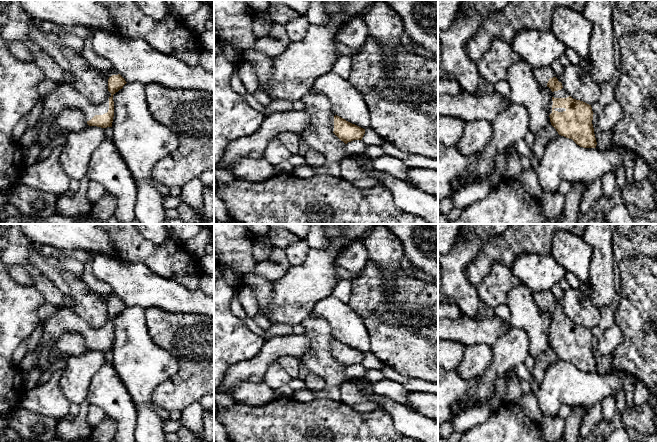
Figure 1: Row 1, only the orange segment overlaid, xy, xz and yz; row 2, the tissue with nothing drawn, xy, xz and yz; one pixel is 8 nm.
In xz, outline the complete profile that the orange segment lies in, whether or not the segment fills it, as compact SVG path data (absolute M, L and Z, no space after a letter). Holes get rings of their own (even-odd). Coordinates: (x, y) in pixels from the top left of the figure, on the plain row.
M334 338L330 342L330 351L332 356L345 368L353 364L362 364L365 358L365 353Z

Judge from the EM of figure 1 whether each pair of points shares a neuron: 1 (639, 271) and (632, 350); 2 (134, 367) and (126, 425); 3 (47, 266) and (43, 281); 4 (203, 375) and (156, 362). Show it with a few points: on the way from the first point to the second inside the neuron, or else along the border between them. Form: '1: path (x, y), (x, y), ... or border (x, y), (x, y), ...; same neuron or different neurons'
1: path (639, 291), (639, 330); same neuron
2: border (117, 375), (134, 404), (136, 418); different neurons
3: border (23, 265), (32, 264), (60, 292); different neurons
4: border (165, 349), (177, 360), (178, 369), (160, 383); different neurons

